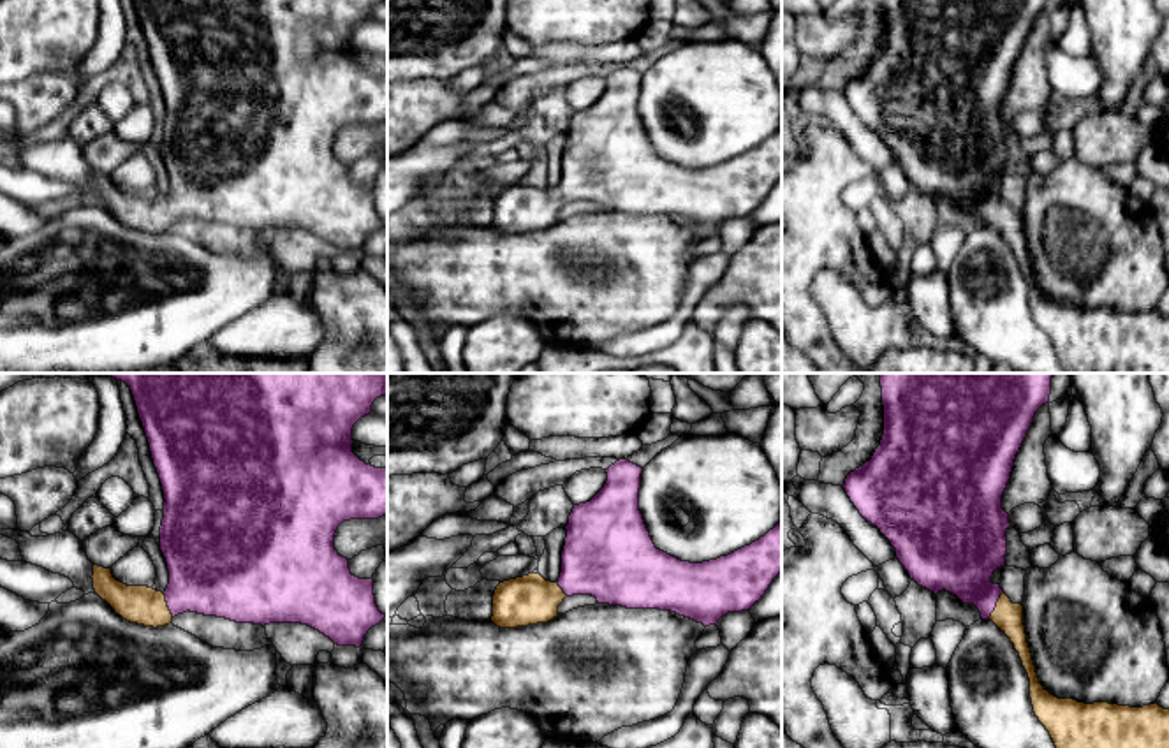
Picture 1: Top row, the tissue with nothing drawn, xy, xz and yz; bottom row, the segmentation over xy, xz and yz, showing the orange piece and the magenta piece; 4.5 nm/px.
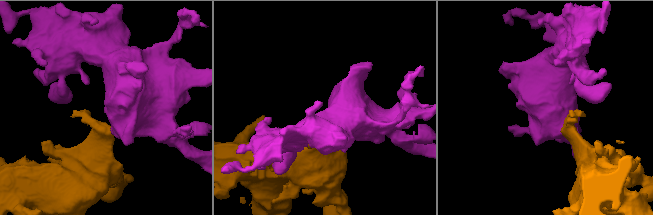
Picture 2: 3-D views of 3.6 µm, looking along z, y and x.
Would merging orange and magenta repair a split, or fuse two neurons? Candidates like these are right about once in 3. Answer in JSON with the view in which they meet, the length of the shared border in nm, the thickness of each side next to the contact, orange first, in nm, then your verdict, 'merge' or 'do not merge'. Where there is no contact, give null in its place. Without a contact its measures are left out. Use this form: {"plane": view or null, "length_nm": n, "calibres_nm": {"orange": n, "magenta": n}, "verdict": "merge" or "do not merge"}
{"plane": "yz", "length_nm": 140, "calibres_nm": {"orange": 140, "magenta": 280}, "verdict": "merge"}

